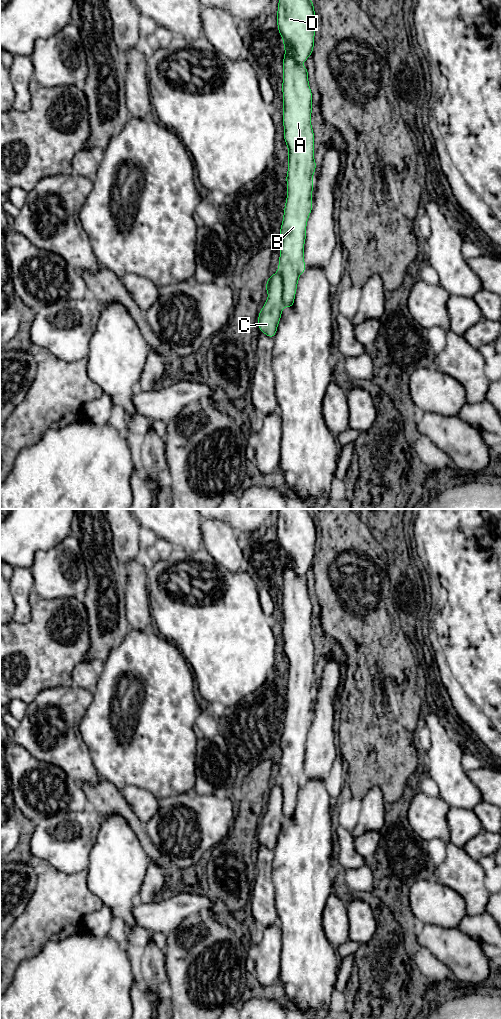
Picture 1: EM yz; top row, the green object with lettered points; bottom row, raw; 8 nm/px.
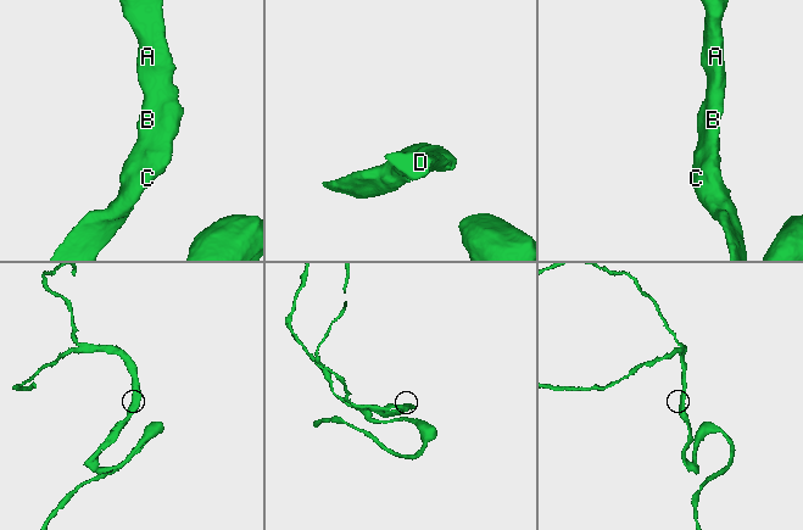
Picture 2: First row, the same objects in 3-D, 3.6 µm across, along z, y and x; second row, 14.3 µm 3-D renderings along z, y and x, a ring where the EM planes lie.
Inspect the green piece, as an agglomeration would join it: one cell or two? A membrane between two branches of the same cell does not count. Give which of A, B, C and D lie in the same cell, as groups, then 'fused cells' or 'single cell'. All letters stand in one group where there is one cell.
A B C D; single cell

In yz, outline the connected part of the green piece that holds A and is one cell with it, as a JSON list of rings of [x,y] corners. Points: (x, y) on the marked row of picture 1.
[[[279,0],[277,26],[283,39],[283,126],[284,140],[288,147],[288,171],[286,176],[287,198],[283,221],[280,228],[281,248],[278,271],[268,278],[265,289],[268,298],[258,315],[259,331],[274,338],[282,315],[283,307],[294,305],[299,276],[306,270],[304,244],[306,226],[313,202],[313,174],[316,170],[314,159],[314,132],[311,125],[312,91],[308,81],[308,69],[301,63],[312,55],[316,29],[316,15],[311,0]]]

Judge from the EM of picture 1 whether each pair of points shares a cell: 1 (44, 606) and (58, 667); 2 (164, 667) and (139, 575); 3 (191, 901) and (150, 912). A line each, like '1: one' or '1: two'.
1: one
2: two
3: one

